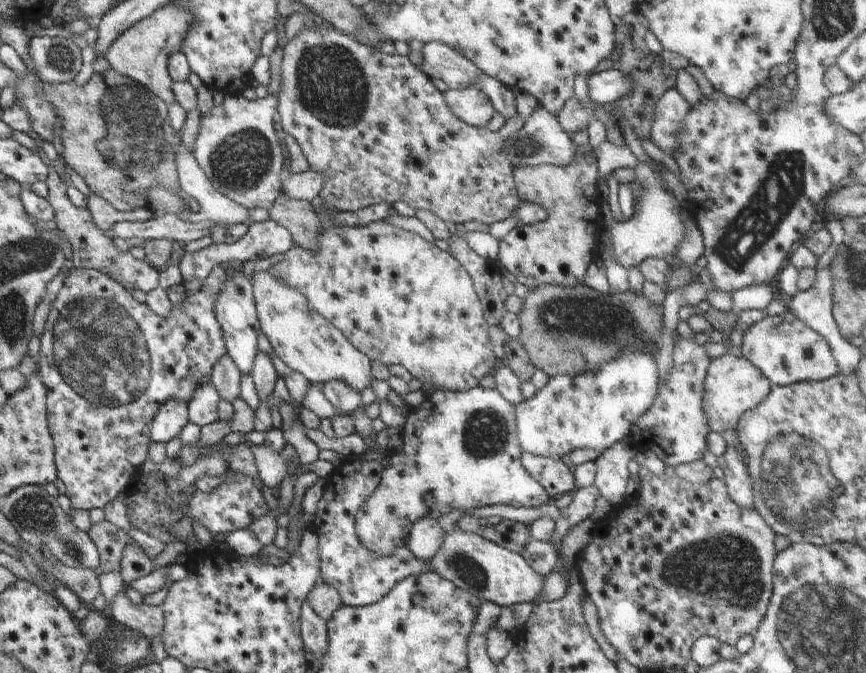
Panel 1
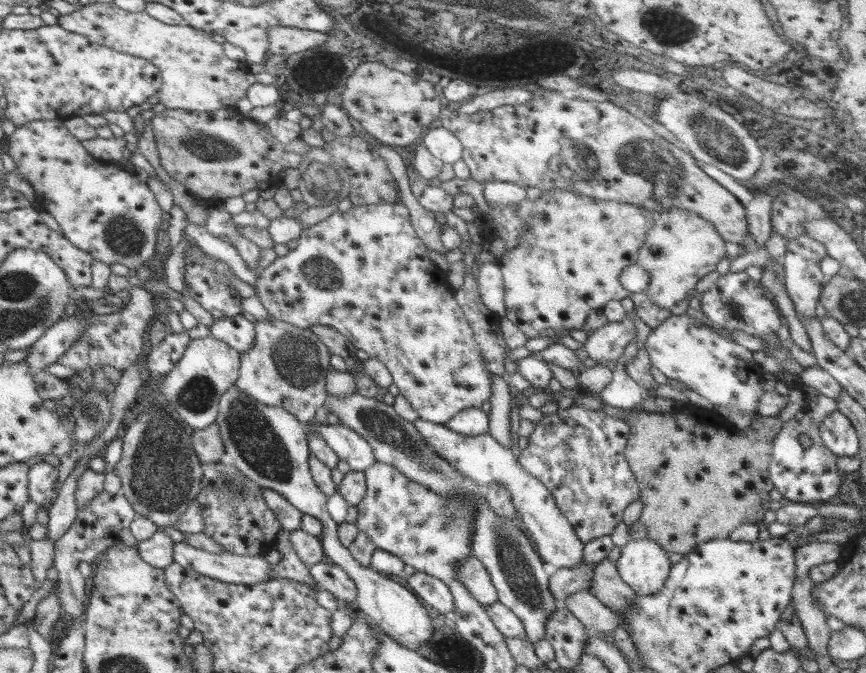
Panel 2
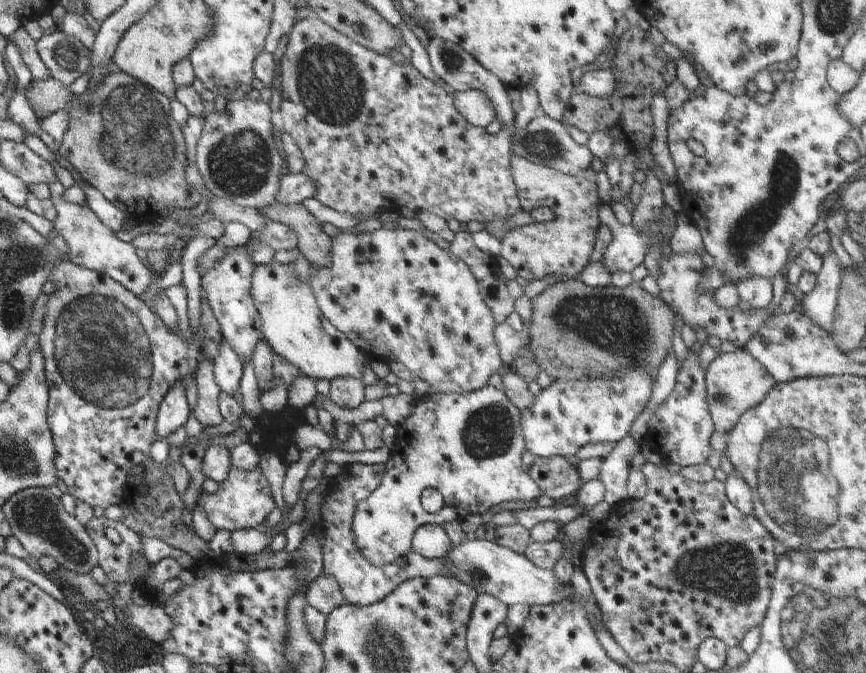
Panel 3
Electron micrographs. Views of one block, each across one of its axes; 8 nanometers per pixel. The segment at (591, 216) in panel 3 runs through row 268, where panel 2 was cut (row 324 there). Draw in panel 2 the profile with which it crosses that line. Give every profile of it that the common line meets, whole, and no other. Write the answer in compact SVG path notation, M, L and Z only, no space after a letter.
M561 188L544 190L536 201L526 198L517 204L517 210L528 230L519 240L520 246L516 246L513 252L506 252L498 264L505 289L504 316L528 339L549 336L560 342L560 332L583 328L590 310L602 310L610 300L621 301L629 296L629 290L622 287L619 277L626 266L636 263L638 249L644 245L646 234L652 229L655 214L632 204L598 200Z

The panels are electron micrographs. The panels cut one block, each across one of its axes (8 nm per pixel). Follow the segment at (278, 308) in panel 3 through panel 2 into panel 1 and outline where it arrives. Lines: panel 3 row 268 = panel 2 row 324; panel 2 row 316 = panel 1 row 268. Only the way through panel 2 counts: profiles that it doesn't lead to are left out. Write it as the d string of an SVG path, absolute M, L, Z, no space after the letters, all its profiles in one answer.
M272 267L264 272L255 272L252 286L261 330L282 362L316 386L341 380L350 390L360 393L370 387L373 377L370 360L356 350L344 334L312 310L300 290L284 286Z

